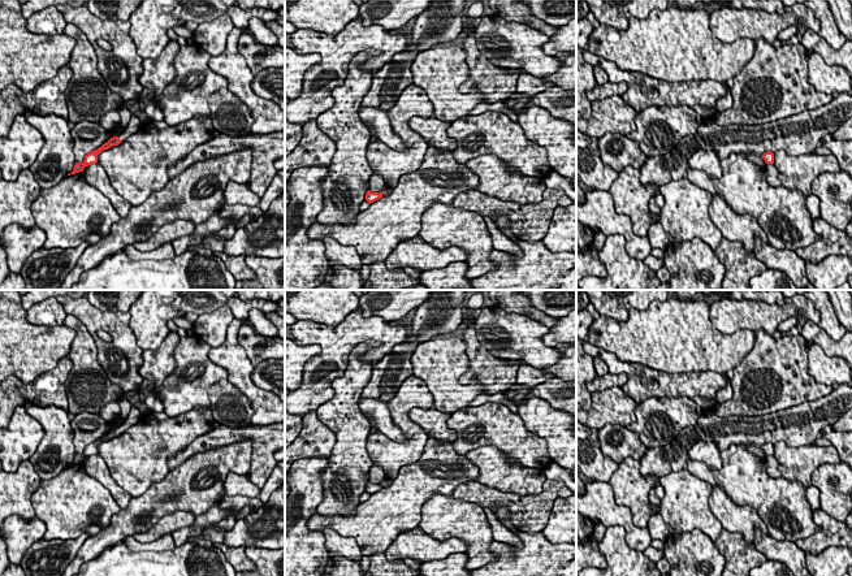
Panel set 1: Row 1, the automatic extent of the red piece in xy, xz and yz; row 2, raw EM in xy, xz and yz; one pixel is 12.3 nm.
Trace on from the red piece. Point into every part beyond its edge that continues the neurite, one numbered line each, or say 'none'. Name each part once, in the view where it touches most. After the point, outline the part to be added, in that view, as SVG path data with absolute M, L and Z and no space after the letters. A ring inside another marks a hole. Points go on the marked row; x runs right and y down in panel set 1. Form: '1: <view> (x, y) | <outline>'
1: xy (134, 124) | M131 114L130 121L129 121L129 124L127 124L125 131L118 135L120 140L124 142L126 138L131 137L131 135L135 134L138 130L140 130L142 126L143 126L143 125L142 125L139 117Z

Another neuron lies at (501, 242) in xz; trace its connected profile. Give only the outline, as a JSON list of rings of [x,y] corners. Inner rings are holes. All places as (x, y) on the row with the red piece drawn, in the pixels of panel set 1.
[[[488,216],[483,217],[486,228],[492,235],[493,241],[493,248],[498,251],[506,251],[509,254],[523,256],[523,252],[518,244],[515,244],[509,237],[506,237],[496,225],[494,221],[492,221]]]

